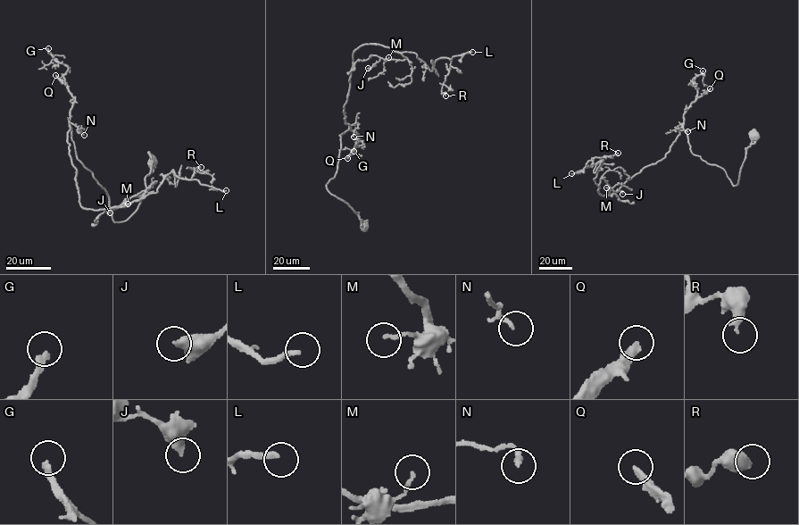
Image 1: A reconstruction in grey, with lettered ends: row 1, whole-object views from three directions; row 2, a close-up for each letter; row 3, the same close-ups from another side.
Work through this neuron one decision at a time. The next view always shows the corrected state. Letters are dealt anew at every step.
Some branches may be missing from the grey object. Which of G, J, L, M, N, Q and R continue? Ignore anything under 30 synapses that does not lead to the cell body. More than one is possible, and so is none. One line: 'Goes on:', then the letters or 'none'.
Goes on: G, L, Q

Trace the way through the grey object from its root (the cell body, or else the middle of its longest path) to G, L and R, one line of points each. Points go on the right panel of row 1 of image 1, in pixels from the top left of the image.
G: (755, 137), (736, 185), (722, 168), (693, 154), (684, 114), (697, 94), (692, 81), (703, 70)
L: (755, 137), (735, 185), (694, 154), (683, 128), (665, 156), (611, 195), (593, 179), (603, 160), (571, 173)
R: (755, 137), (736, 185), (681, 128), (665, 156), (601, 195), (603, 160), (586, 164), (618, 153)

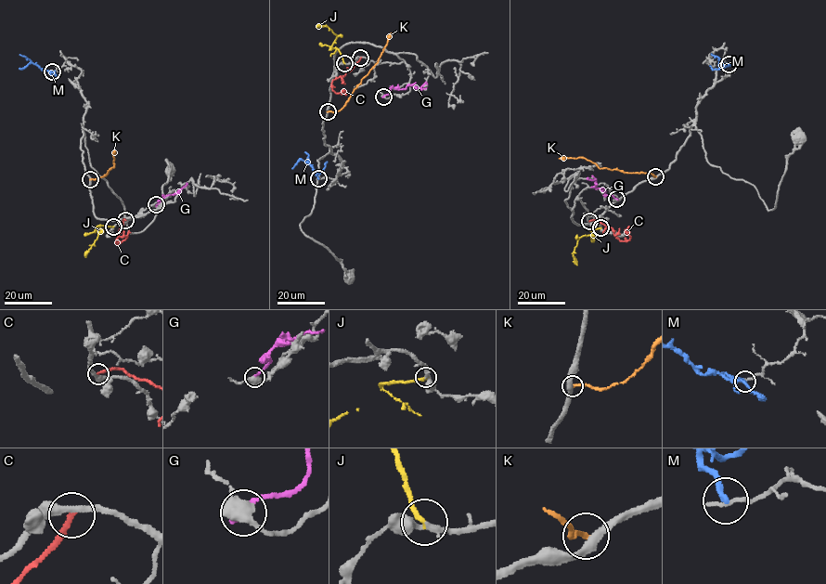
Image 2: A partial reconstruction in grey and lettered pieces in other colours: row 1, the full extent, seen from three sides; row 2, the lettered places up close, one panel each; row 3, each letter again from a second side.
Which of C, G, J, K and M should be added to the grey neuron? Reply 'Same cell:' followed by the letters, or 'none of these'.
Same cell: J

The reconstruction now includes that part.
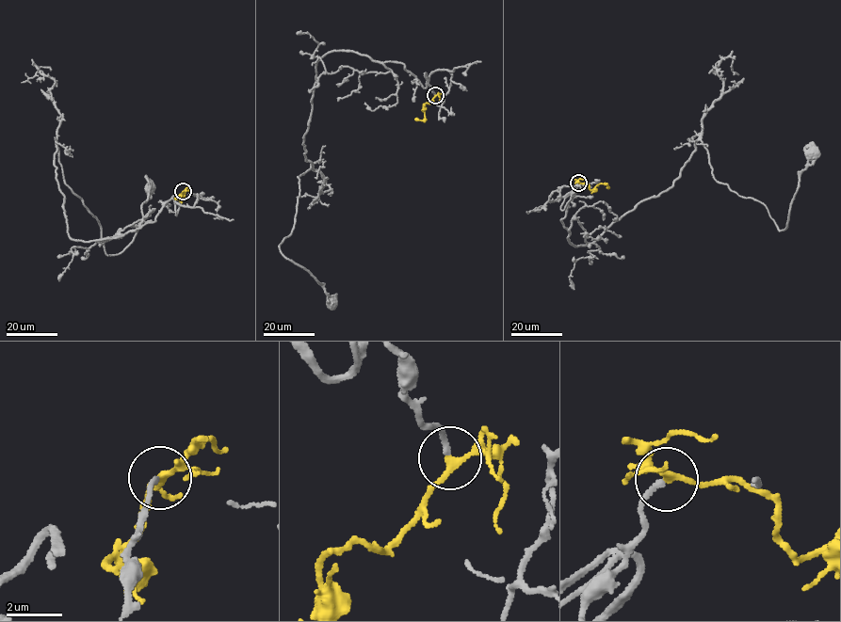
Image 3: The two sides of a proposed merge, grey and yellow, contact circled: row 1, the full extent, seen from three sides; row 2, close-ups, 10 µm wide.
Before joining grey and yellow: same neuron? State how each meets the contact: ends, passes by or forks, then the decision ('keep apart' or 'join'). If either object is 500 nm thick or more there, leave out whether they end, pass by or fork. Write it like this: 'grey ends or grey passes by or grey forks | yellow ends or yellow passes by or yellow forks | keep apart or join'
grey ends | yellow passes by | join

